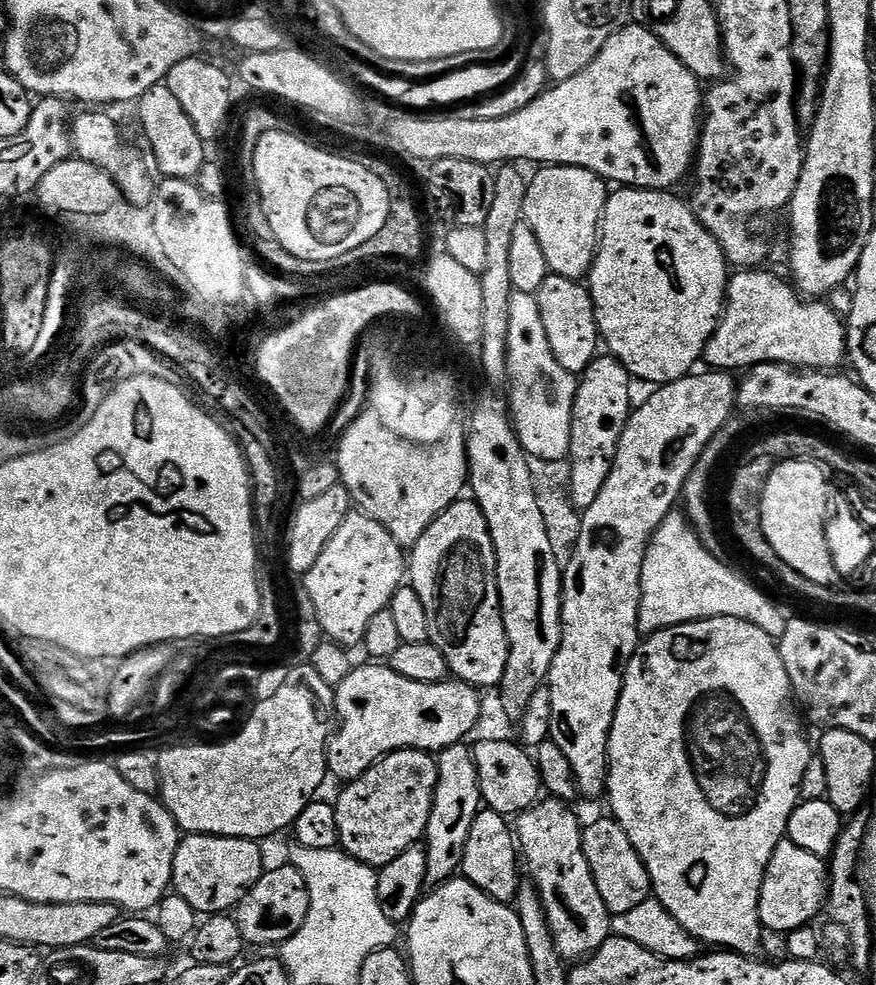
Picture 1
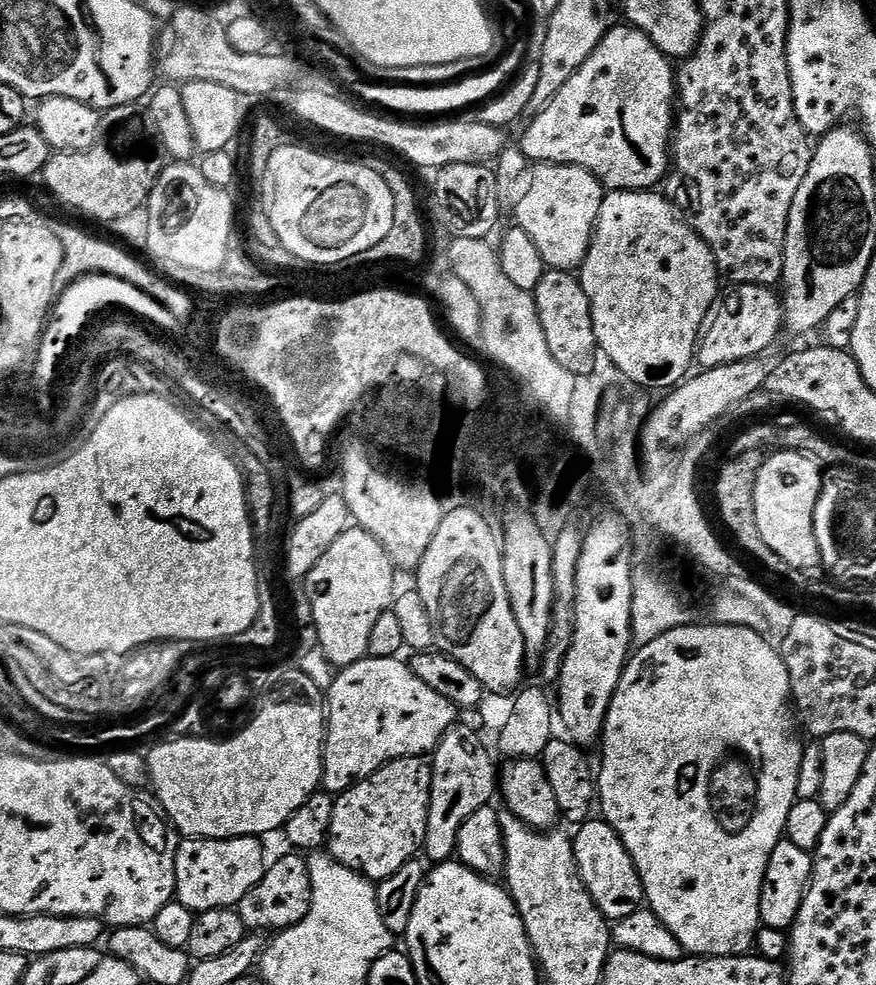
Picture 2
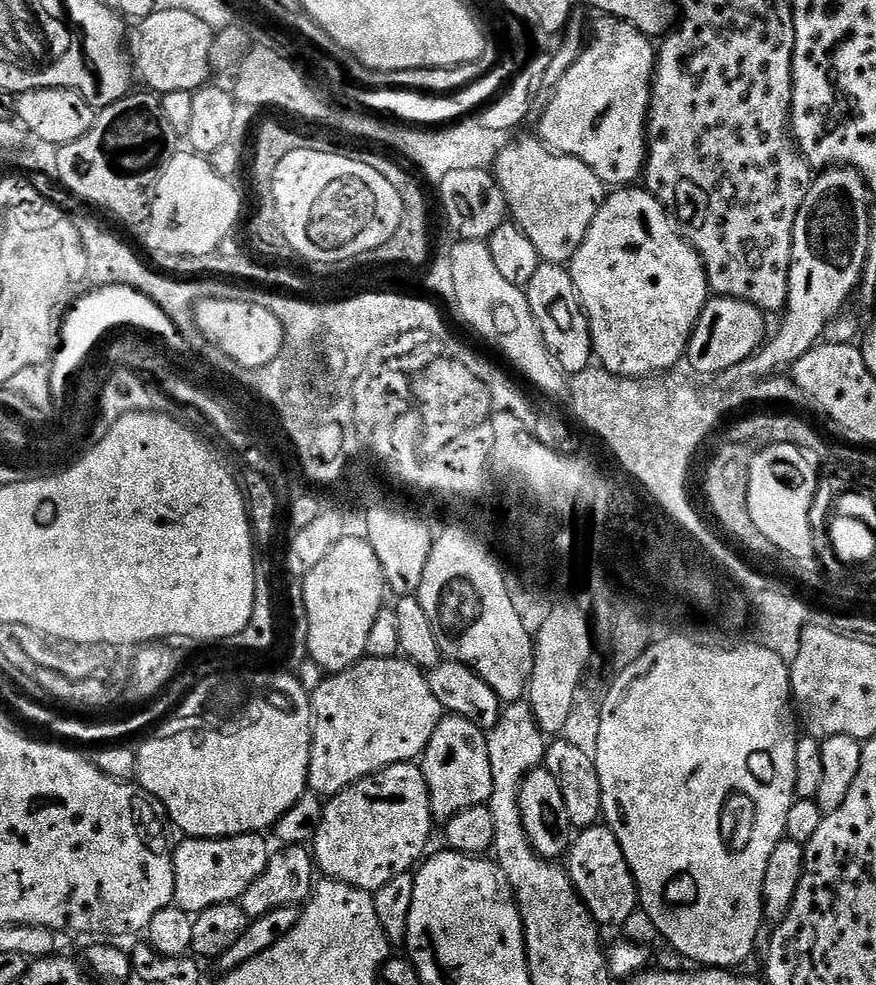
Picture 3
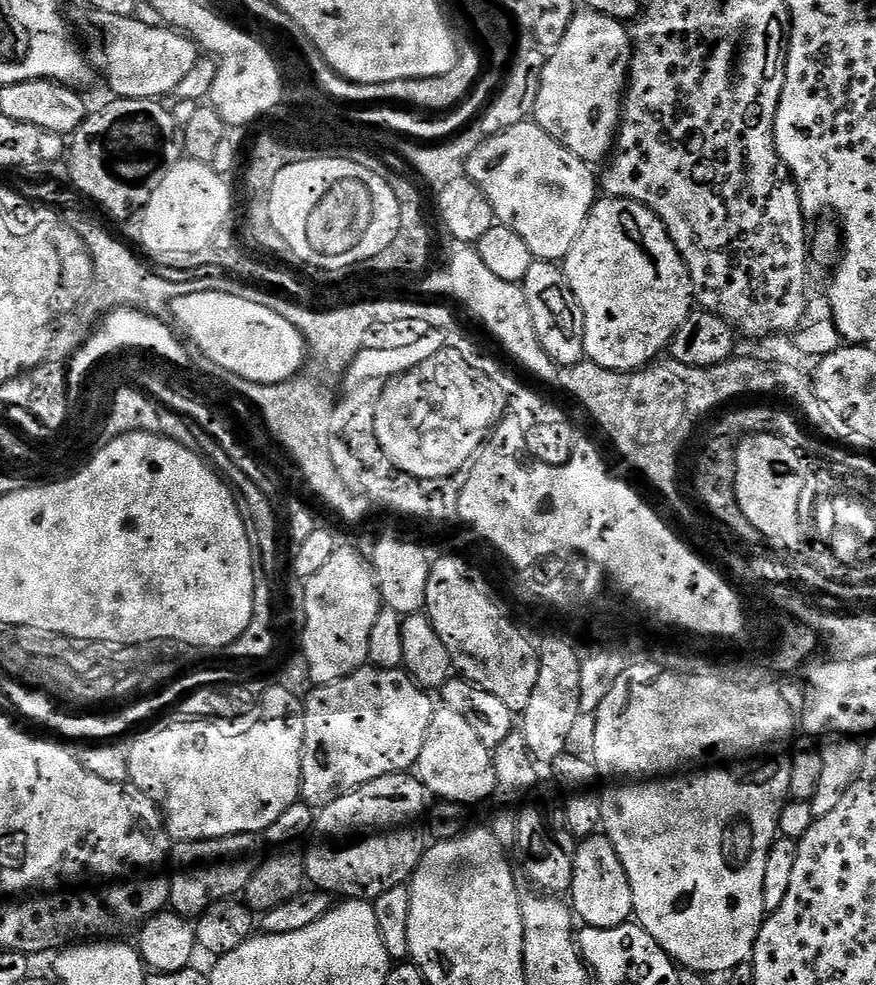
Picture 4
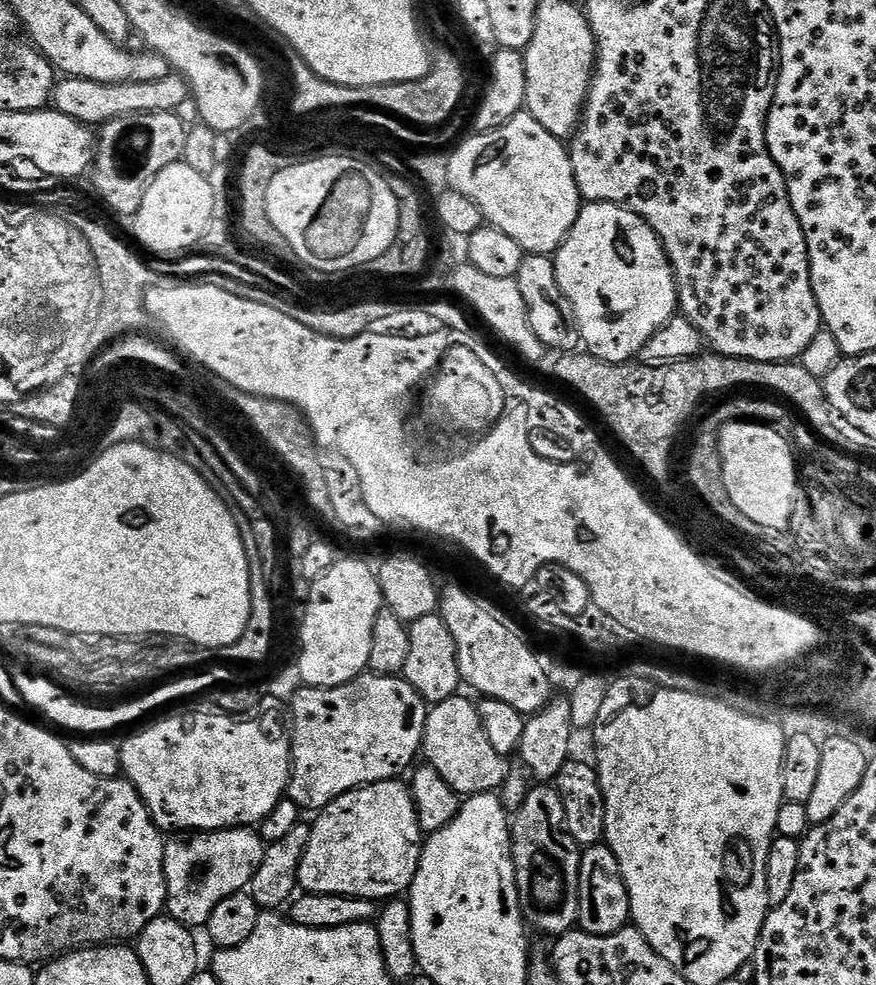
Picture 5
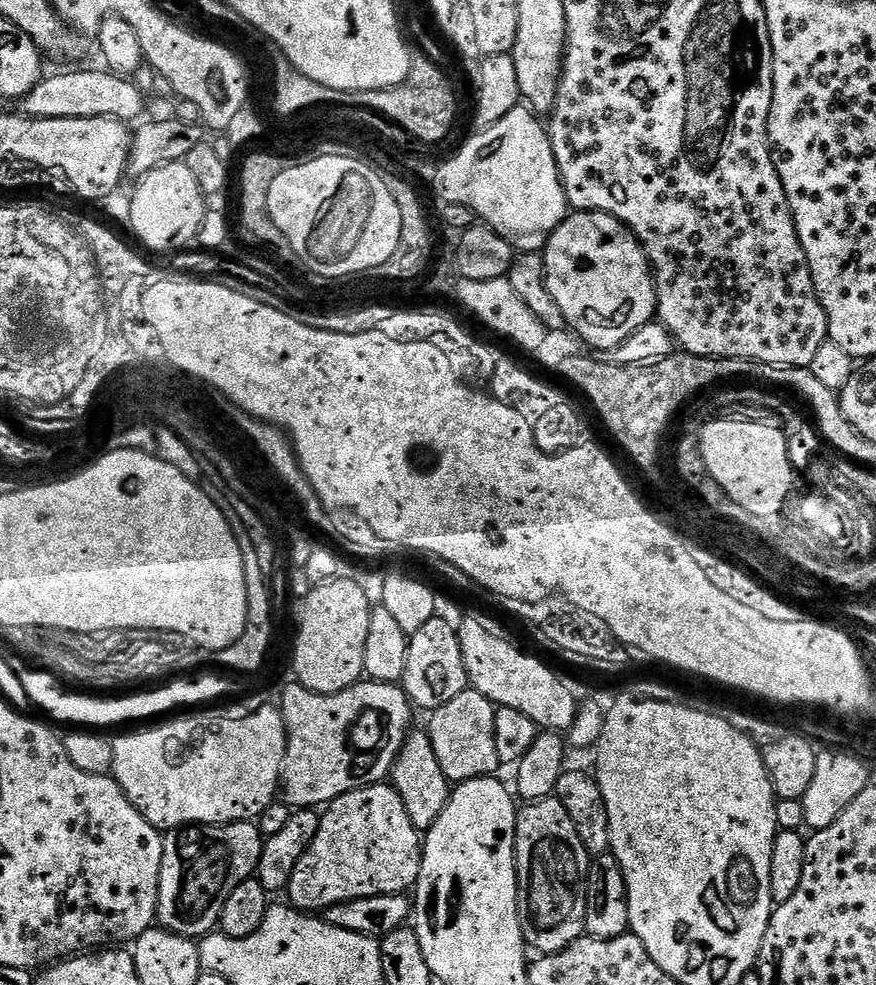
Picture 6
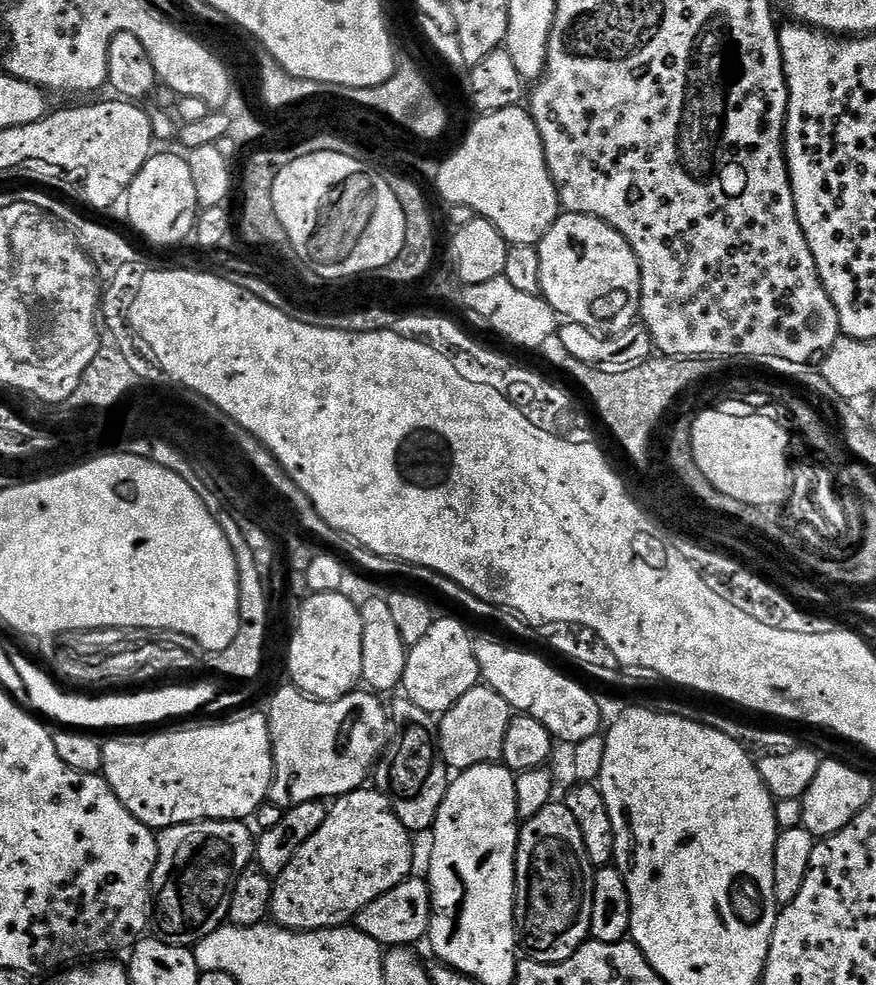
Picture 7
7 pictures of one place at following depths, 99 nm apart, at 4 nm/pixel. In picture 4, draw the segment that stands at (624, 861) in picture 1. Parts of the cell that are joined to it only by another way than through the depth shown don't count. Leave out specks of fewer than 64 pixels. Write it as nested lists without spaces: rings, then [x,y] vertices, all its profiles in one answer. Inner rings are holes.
[[[585,836],[576,845],[574,874],[570,889],[570,907],[581,925],[589,928],[613,928],[629,923],[634,916],[634,894],[630,890],[630,878],[618,858],[618,850],[607,836]]]

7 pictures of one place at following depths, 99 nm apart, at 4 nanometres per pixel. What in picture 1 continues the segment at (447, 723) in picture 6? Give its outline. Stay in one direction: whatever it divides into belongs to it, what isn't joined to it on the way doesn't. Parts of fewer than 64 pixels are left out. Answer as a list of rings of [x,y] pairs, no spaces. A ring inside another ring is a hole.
[[[461,742],[443,748],[436,761],[438,766],[438,782],[434,802],[430,810],[430,822],[424,831],[422,841],[426,854],[425,889],[431,890],[453,879],[458,870],[463,869],[466,842],[470,838],[470,826],[474,826],[474,818],[482,811],[478,770],[474,766],[472,748]]]

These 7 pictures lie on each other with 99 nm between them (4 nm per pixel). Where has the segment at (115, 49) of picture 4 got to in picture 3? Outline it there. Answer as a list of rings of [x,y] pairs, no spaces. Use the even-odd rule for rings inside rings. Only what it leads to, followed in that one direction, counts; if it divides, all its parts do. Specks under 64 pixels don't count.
[[[157,9],[156,12],[150,14],[149,17],[146,17],[145,20],[136,20],[134,26],[136,29],[131,29],[130,35],[126,40],[126,47],[130,53],[130,59],[132,66],[135,72],[135,75],[138,77],[139,83],[140,80],[145,89],[151,90],[156,94],[163,94],[165,92],[197,92],[198,89],[205,87],[209,83],[208,76],[213,75],[212,71],[212,41],[214,39],[214,31],[211,26],[207,25],[202,18],[195,16],[194,13],[187,12],[186,10],[160,10]]]

